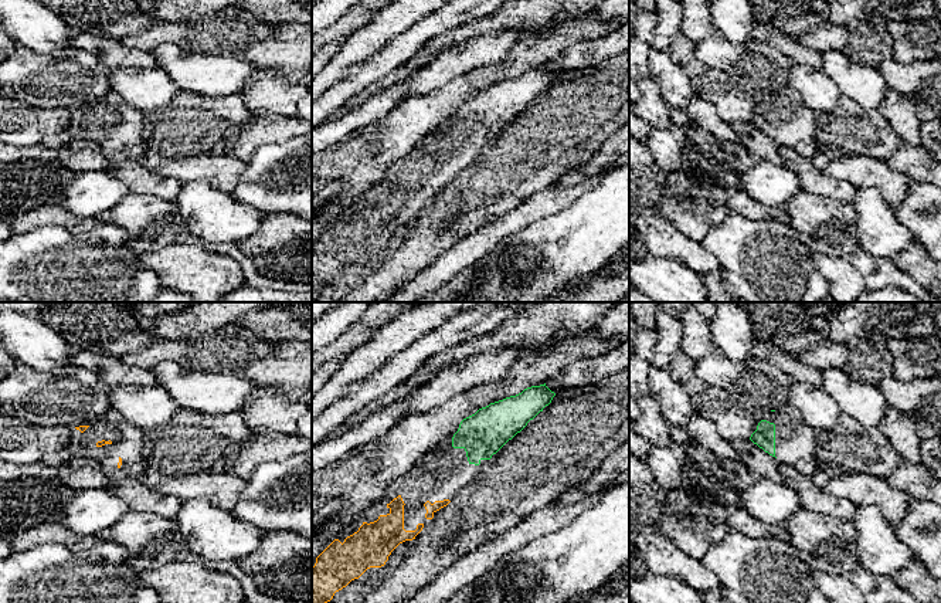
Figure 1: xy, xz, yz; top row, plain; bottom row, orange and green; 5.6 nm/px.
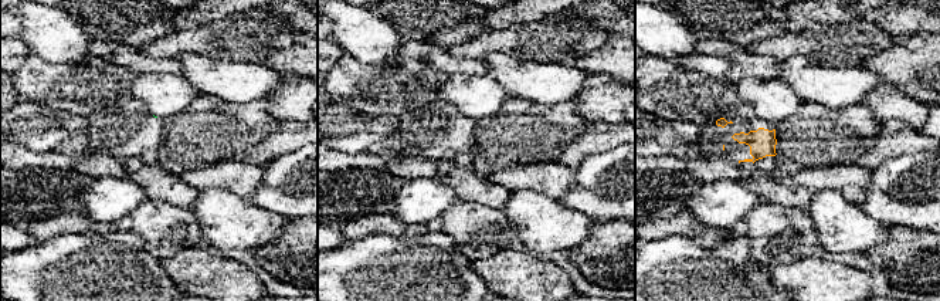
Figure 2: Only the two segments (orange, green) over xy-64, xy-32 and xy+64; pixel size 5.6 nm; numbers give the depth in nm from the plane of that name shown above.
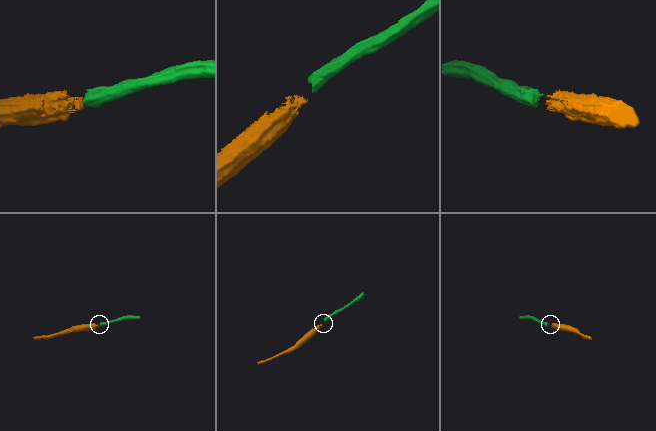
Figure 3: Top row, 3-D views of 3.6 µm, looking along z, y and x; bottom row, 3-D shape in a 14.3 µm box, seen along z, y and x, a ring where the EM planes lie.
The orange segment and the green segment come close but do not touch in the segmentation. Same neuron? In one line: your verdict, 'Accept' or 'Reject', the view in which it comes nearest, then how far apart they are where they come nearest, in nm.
Accept. Closest in xz. Distance 240 nm

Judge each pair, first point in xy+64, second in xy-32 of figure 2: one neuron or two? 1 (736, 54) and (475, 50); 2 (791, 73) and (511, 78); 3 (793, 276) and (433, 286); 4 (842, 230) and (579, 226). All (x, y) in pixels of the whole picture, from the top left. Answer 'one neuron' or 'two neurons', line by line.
1: two neurons
2: one neuron
3: two neurons
4: one neuron

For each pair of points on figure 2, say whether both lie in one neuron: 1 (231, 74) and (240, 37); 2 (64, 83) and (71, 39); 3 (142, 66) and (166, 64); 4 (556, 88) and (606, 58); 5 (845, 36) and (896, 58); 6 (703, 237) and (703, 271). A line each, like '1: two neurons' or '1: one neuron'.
1: two neurons
2: two neurons
3: one neuron
4: two neurons
5: two neurons
6: two neurons

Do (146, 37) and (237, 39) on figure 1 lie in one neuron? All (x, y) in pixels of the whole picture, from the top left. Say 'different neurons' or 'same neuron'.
same neuron

